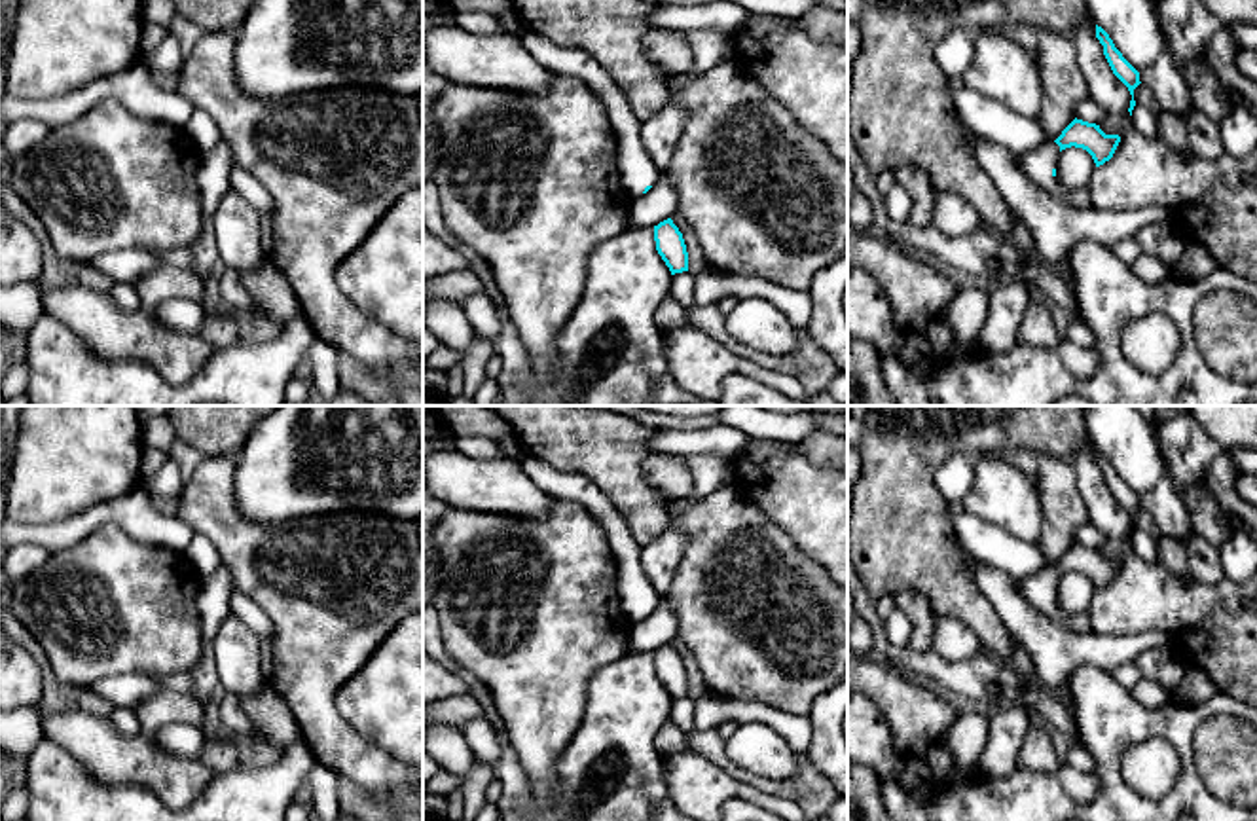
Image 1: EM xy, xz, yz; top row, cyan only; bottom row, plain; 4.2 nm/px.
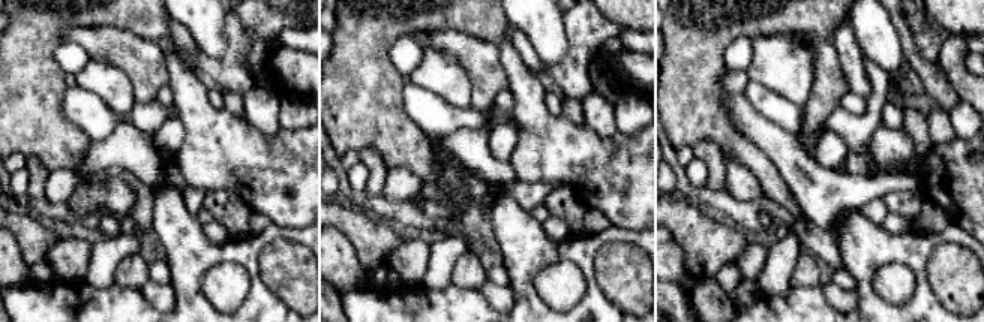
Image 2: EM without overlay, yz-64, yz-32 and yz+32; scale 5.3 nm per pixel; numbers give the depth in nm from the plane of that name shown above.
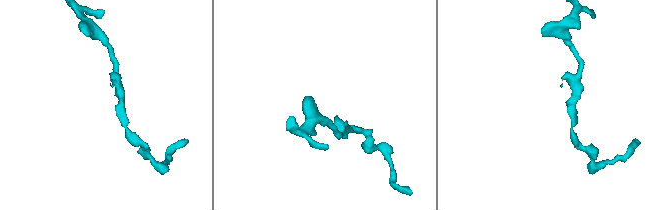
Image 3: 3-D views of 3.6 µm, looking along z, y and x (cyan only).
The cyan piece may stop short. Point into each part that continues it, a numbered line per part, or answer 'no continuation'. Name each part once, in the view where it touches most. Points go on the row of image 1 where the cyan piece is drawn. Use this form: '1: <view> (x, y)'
1: yz (1038, 164)

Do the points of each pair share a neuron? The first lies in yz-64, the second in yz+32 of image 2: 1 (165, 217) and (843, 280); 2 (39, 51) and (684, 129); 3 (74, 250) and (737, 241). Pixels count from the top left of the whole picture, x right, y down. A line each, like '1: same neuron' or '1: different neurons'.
1: different neurons
2: same neuron
3: different neurons

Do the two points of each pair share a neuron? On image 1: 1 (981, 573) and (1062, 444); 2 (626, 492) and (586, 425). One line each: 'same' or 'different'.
1: different
2: same

